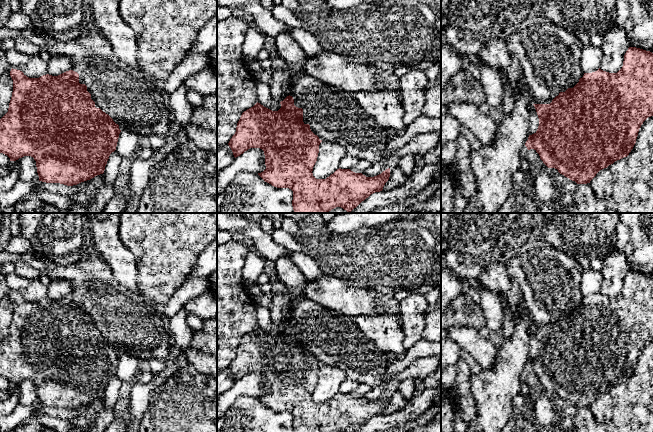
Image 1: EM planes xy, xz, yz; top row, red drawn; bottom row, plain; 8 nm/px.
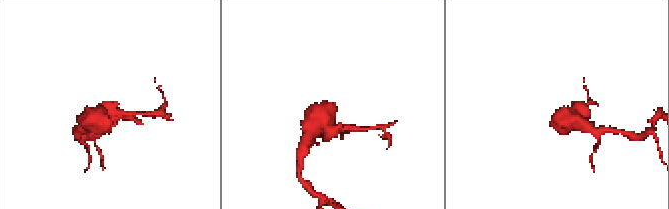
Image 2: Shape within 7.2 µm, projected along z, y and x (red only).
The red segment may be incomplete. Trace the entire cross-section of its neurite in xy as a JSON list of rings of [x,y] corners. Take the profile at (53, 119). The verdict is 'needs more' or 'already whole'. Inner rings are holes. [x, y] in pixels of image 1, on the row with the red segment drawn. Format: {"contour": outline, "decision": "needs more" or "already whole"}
{"contour": [[[12,68],[10,76],[13,92],[8,112],[0,119],[0,153],[7,155],[10,161],[24,156],[33,157],[39,181],[46,183],[73,186],[103,174],[110,154],[116,150],[121,130],[108,114],[95,107],[87,86],[79,83],[79,74],[69,70],[58,76],[46,74],[29,78]]], "decision": "already whole"}

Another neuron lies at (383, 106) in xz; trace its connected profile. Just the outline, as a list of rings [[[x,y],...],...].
[[[386,85],[382,90],[359,91],[353,94],[359,105],[377,124],[398,132],[405,130],[404,112],[397,90]]]

